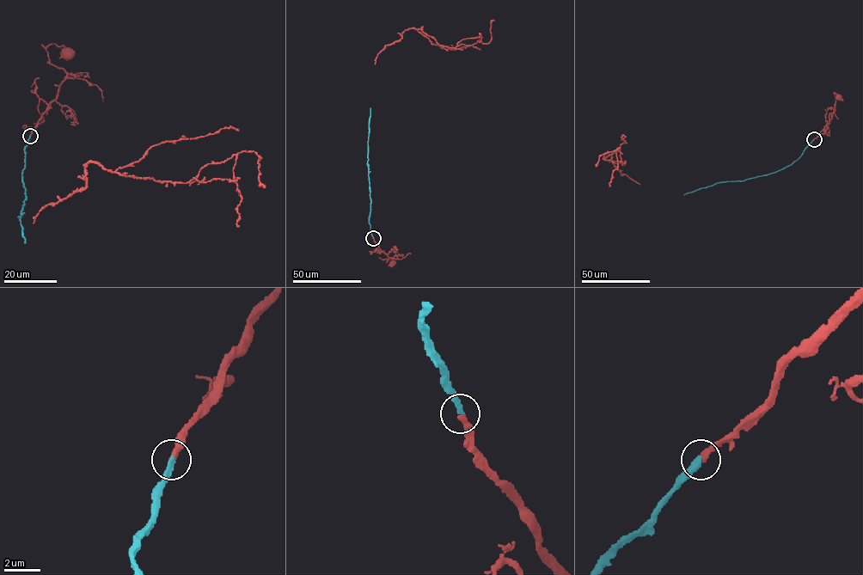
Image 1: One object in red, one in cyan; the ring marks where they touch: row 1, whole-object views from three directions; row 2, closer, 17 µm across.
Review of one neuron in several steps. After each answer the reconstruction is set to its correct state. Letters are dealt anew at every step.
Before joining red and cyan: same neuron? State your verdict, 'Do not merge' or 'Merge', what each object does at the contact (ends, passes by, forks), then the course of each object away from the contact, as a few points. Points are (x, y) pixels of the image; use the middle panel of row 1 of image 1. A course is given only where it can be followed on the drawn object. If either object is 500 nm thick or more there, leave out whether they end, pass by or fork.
Merge. At the ring red ends. At the ring cyan ends. Course of red: (373, 238), (379, 248), (391, 259), (382, 259), (389, 259), (392, 263). Course of cyan: (373, 238), (369, 223), (370, 202), (368, 166), (370, 107)

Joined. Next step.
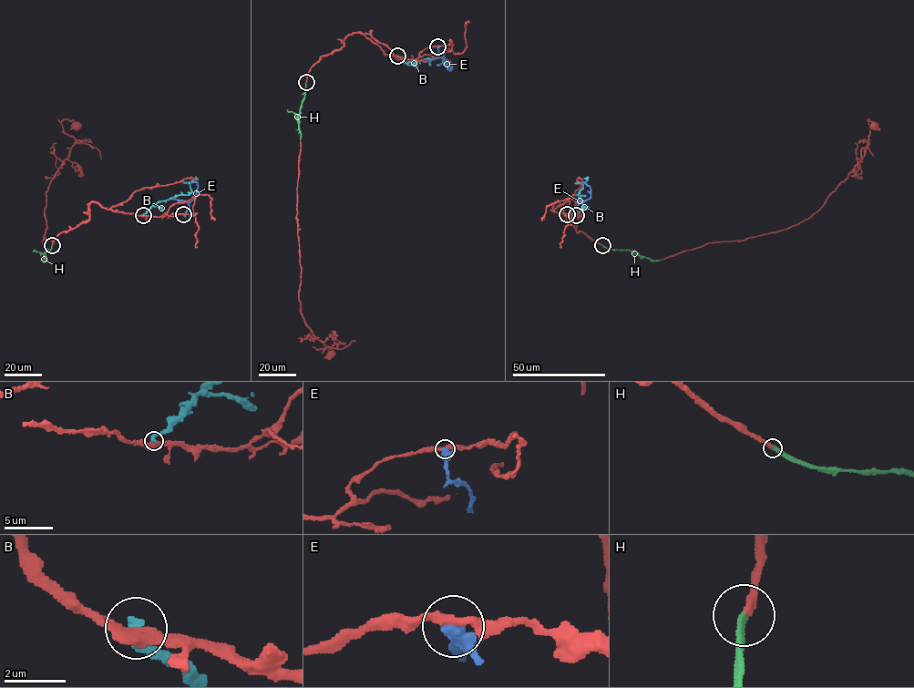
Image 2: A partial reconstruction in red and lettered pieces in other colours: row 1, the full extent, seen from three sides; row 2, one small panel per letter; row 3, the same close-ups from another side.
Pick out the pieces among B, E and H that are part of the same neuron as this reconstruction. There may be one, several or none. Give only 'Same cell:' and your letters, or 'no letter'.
Same cell: H

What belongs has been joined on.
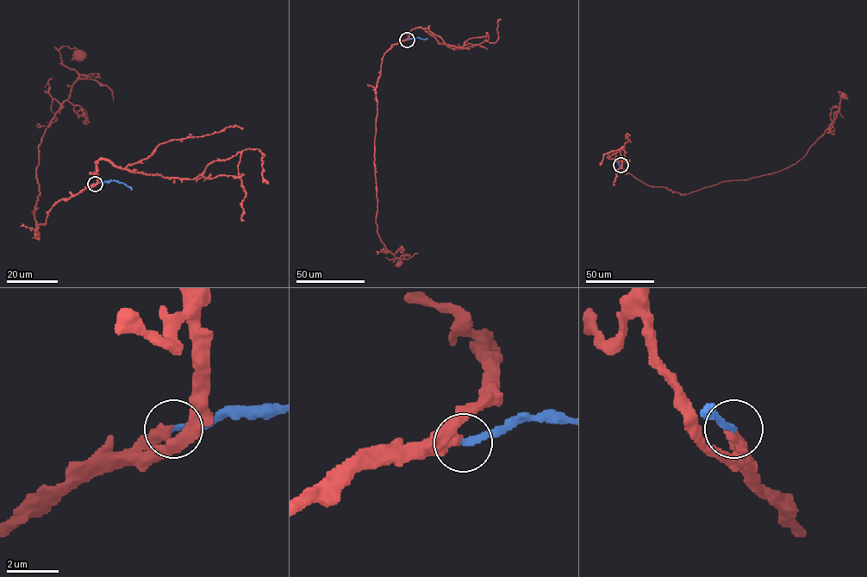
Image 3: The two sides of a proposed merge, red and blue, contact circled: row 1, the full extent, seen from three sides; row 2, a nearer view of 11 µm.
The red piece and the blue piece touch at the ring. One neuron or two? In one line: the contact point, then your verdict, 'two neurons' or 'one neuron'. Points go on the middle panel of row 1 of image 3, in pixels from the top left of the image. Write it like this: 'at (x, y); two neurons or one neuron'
at (407, 40); one neuron

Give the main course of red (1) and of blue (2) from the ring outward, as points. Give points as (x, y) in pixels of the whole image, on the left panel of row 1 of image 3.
1: (95, 184), (53, 206), (35, 229), (39, 238), (38, 145), (78, 78), (59, 50), (79, 54)
2: (95, 184), (118, 181), (132, 189)

